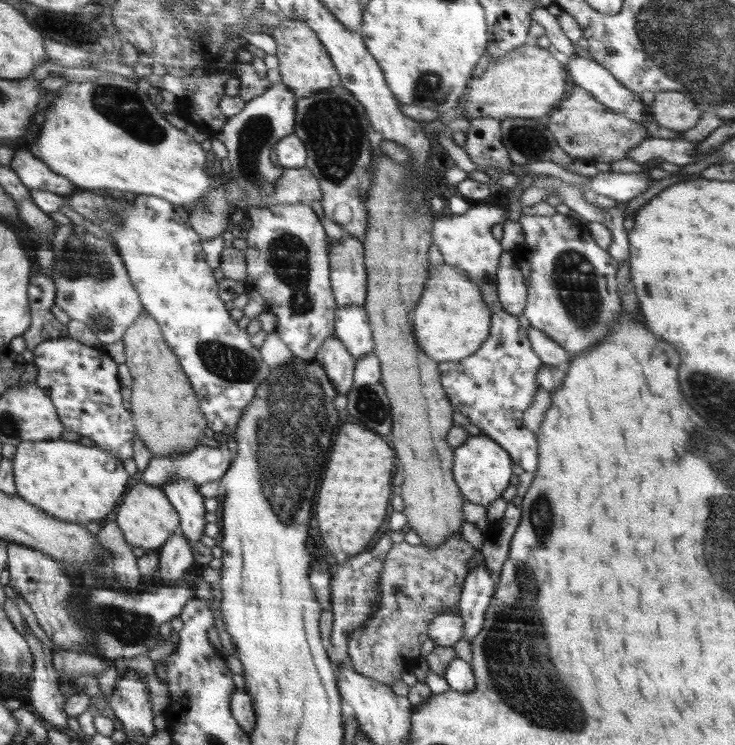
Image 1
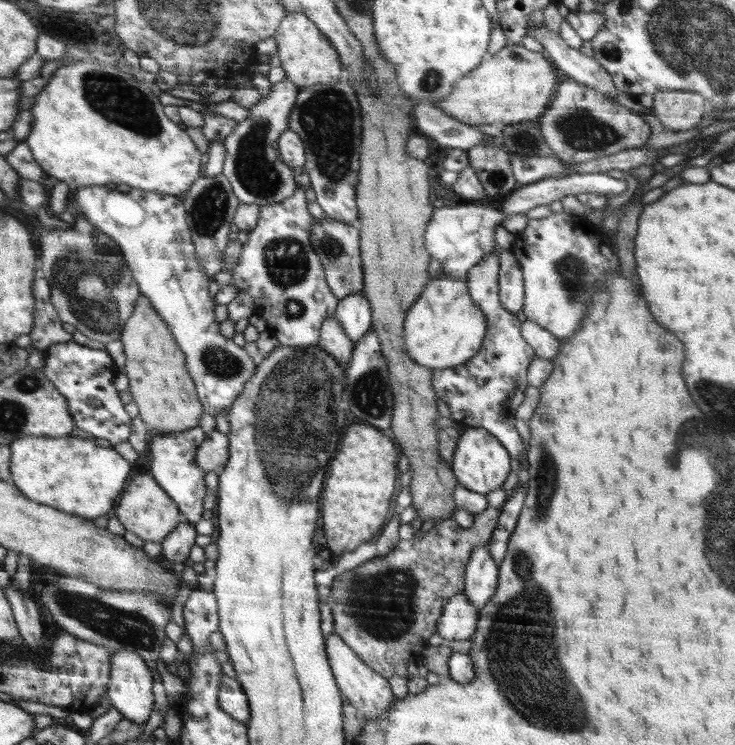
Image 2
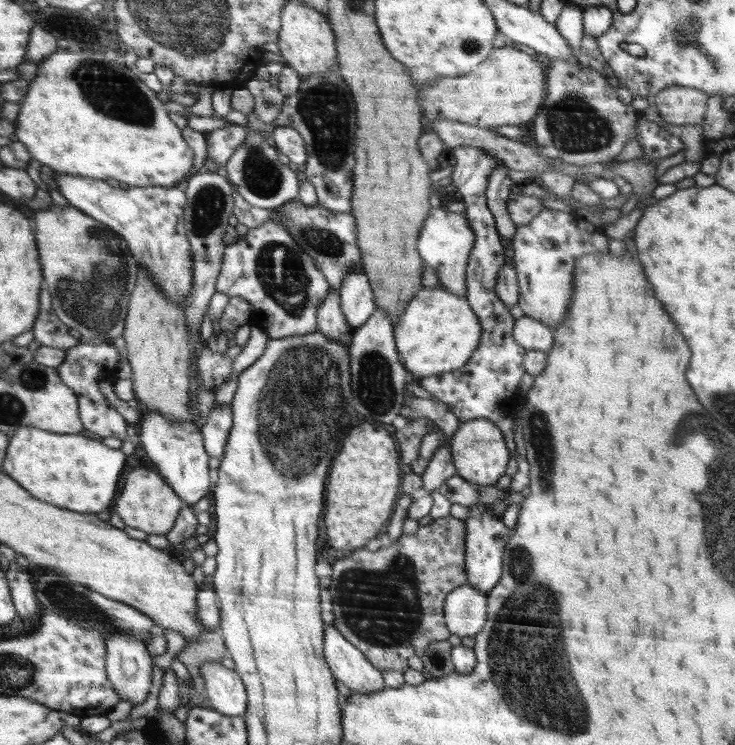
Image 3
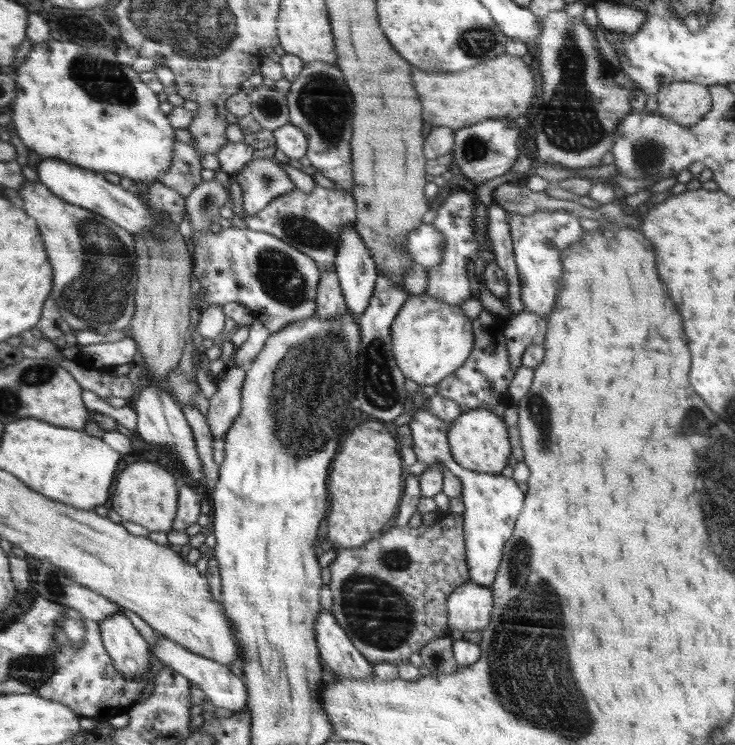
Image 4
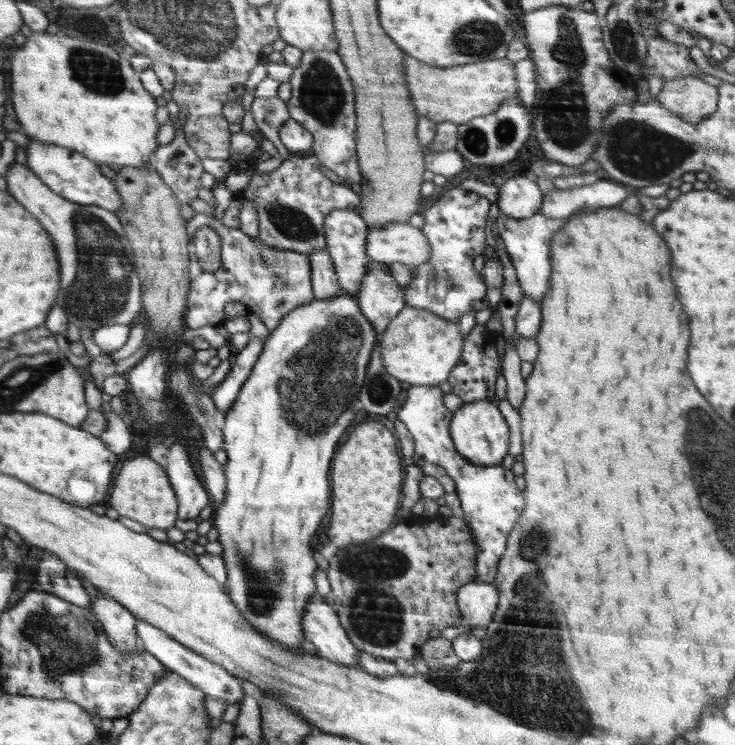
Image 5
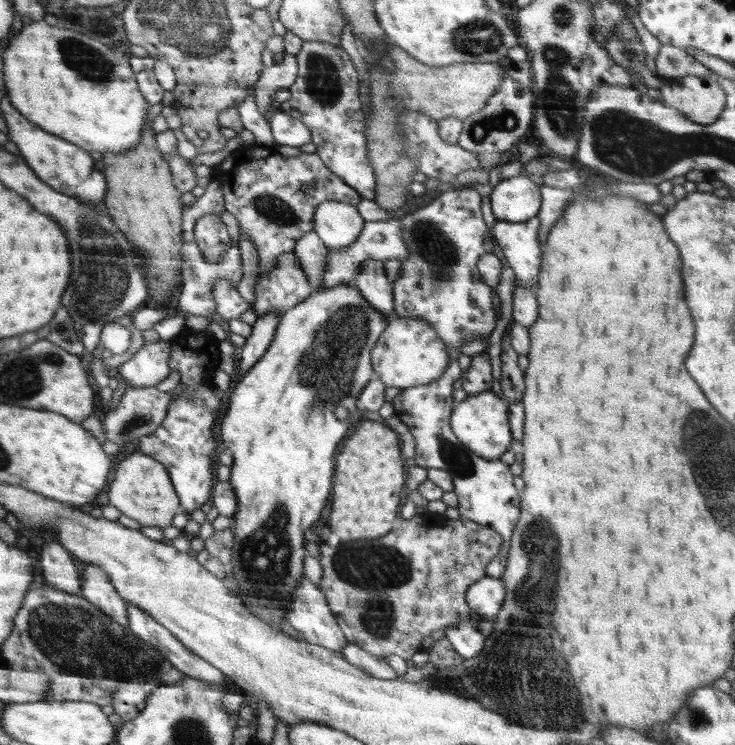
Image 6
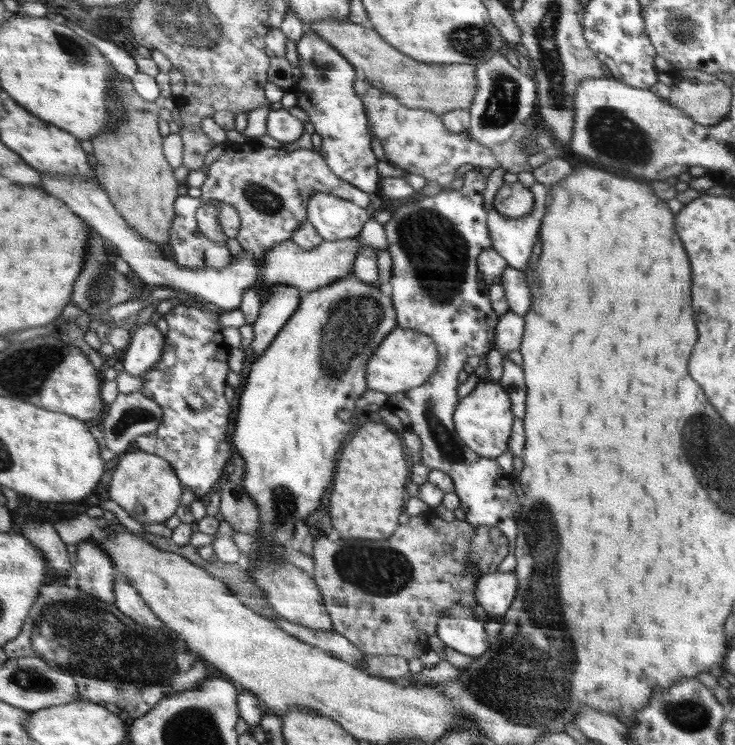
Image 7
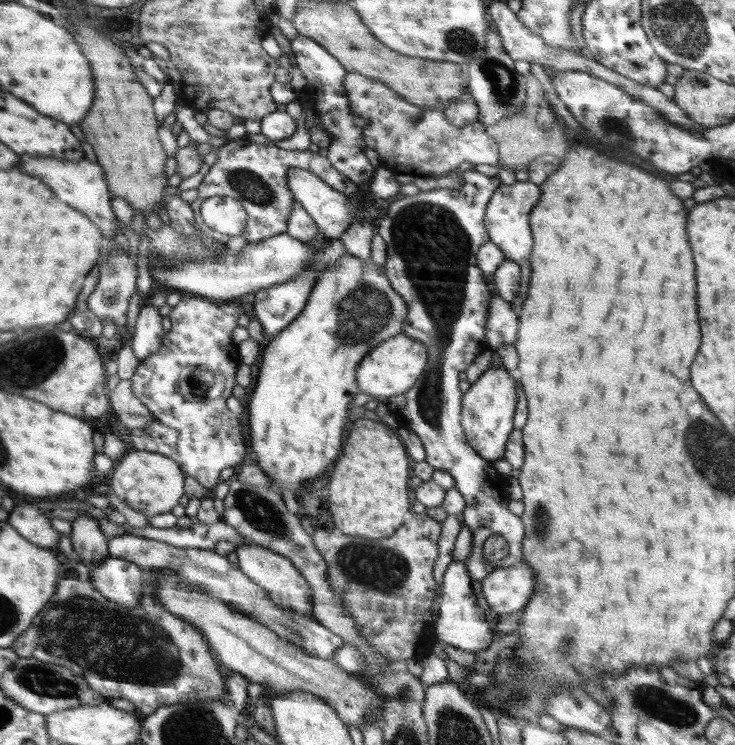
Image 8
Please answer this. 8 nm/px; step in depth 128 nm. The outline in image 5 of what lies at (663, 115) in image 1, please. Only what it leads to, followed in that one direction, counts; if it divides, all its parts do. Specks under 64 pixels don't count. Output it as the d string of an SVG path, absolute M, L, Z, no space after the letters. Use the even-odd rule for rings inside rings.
M687 76L665 82L656 101L686 122L696 124L715 112L719 98L719 88L698 76Z

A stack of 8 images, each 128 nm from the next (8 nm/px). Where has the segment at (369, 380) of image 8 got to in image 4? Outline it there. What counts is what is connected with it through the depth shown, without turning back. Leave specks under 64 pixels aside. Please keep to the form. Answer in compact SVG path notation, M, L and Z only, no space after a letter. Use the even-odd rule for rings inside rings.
M428 293L410 295L391 326L392 354L408 379L432 386L450 376L470 356L475 343L471 320L460 305L451 305Z

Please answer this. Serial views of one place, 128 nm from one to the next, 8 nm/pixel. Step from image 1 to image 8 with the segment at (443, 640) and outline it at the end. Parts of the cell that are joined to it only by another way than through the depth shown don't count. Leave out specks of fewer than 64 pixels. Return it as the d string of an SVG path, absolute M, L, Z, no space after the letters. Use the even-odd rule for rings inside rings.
M528 562L500 568L488 574L482 581L482 594L496 614L510 614L526 606L532 596L536 575Z

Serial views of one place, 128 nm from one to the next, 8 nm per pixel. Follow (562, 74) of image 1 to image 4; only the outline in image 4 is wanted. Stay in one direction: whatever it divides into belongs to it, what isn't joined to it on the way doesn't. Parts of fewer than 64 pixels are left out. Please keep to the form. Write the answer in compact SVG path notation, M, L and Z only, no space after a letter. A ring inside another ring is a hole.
M501 54L460 72L428 72L416 68L416 91L423 103L424 122L454 130L490 118L518 118L528 112L534 98L534 76L523 57Z

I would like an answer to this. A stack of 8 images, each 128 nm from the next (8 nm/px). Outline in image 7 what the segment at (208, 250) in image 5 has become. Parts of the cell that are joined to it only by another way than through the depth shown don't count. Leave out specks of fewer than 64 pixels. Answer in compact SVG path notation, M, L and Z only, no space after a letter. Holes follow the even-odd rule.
M250 139L244 143L228 144L224 153L209 166L207 178L200 188L202 191L200 198L205 204L195 212L197 232L204 234L214 242L226 244L228 238L223 234L215 208L211 206L210 202L219 200L219 202L231 204L239 211L240 230L237 238L240 246L242 246L242 250L254 255L254 258L263 256L281 242L291 240L299 226L309 220L307 205L313 192L333 194L362 208L366 208L370 202L368 192L360 190L359 187L352 186L352 183L340 178L330 169L326 159L318 150L300 148L288 151L284 148L271 148L260 144L256 139Z

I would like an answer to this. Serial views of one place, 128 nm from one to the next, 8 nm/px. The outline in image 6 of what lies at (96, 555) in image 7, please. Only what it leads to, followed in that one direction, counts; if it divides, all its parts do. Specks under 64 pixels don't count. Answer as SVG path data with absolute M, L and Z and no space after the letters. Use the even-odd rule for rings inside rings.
M86 564L82 571L80 595L98 606L116 624L129 626L127 603L119 595L106 572L95 564Z

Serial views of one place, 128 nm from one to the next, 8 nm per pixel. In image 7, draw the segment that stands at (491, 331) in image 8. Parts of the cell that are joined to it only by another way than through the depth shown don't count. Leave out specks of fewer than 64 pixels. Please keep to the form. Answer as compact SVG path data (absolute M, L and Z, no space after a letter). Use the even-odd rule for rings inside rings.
M510 310L500 316L495 329L495 348L504 353L518 351L523 340L526 322L523 315Z

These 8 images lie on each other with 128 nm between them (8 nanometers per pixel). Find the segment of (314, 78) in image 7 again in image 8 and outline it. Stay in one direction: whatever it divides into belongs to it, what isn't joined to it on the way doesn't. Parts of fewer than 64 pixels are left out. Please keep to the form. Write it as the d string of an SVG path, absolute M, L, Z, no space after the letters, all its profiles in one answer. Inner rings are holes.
M298 34L290 40L290 46L299 69L307 80L307 90L311 92L316 116L319 116L323 130L331 136L331 143L324 151L327 159L331 162L332 167L339 170L340 174L347 175L352 182L357 185L368 184L375 176L376 168L364 155L364 122L360 115L352 112L351 102L348 102L347 94L344 92L345 76L347 76L348 70L335 55L327 50L327 47L322 46L315 39Z

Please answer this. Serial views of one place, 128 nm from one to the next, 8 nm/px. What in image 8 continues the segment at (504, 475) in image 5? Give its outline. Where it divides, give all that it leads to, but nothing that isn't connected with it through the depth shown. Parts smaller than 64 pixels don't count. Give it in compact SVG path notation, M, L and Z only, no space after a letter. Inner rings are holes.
M467 170L460 177L464 185L459 189L444 188L444 190L420 191L413 196L399 196L391 199L386 217L380 221L380 237L387 246L387 257L384 273L396 286L400 294L404 294L404 302L408 302L408 322L403 322L404 334L413 339L422 341L429 354L426 371L406 393L385 399L390 412L394 414L400 426L418 435L426 450L425 462L435 470L448 471L455 479L455 484L466 502L466 510L462 512L464 523L472 532L472 552L463 560L464 567L468 568L468 575L472 581L482 581L488 574L502 567L515 566L523 561L522 541L525 537L525 528L520 516L512 514L508 509L511 498L509 496L509 477L502 476L488 462L475 451L468 443L462 427L463 398L458 390L458 374L464 372L472 360L489 350L487 342L487 321L489 310L486 308L488 298L492 298L483 272L478 265L478 252L481 246L490 240L486 227L486 210L490 204L491 196L498 190L500 179L497 176L487 176L478 171ZM501 534L508 543L509 553L503 560L490 565L483 555L484 541L492 535Z

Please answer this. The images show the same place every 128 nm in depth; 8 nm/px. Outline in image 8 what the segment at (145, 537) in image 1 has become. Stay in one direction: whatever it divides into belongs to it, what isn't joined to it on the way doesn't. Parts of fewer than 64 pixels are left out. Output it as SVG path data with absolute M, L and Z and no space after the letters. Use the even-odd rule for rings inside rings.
M134 450L116 461L112 474L111 493L118 496L124 504L148 518L162 513L170 513L178 506L184 496L183 468L174 459L160 453Z

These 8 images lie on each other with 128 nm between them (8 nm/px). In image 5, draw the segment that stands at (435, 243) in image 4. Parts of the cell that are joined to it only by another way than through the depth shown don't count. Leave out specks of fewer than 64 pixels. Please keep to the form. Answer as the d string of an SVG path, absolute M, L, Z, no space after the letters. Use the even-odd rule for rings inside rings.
M389 222L382 226L367 228L367 255L370 261L386 264L402 263L420 266L431 258L429 240L420 228L410 222Z

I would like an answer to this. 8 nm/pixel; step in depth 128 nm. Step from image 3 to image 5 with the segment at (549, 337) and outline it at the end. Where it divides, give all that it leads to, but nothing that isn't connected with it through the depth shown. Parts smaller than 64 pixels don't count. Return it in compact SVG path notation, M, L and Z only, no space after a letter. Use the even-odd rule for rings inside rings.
M523 296L515 320L514 336L511 343L505 342L505 355L503 362L504 378L507 382L508 402L519 410L525 397L525 378L521 375L522 359L516 350L516 341L519 338L535 337L541 327L541 306L531 298Z

